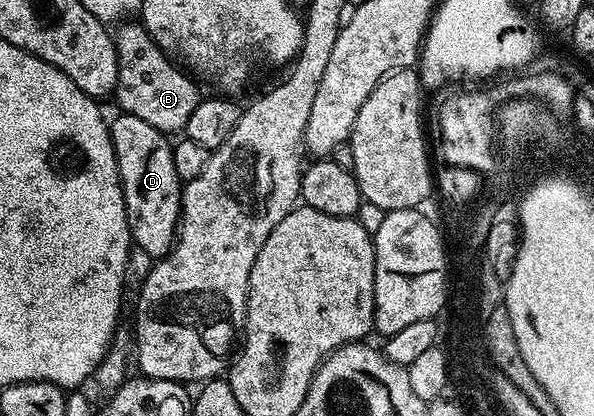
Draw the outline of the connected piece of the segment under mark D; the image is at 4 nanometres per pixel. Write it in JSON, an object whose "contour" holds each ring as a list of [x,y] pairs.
{"contour":[[[118,112],[116,116],[117,118],[109,121],[109,134],[119,167],[121,190],[133,243],[149,259],[160,259],[172,249],[177,235],[177,223],[181,219],[183,182],[175,167],[173,147],[170,138],[151,127],[151,123],[143,123],[143,119],[135,119],[135,115],[130,113]]]}

